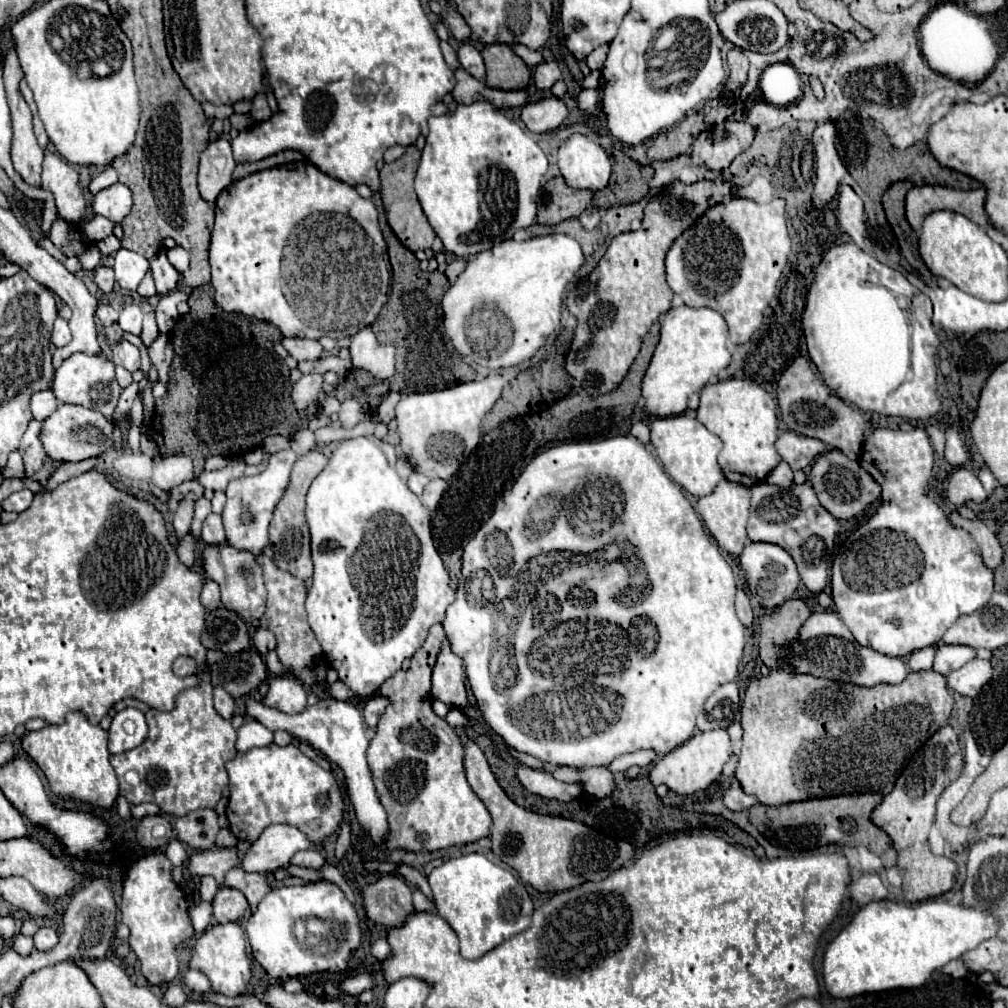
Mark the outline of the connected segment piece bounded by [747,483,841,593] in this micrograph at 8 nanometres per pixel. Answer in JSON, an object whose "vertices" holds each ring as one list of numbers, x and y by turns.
{"vertices":[[769,483,755,485,751,489,751,517,749,517,747,531,749,531,751,541,769,541,769,543,777,543,777,545,785,547,785,551,789,551,789,555,793,557,793,561,799,569,799,575,801,575,801,579,809,591,821,593,825,589,829,569,831,569,831,561,833,561,833,541,835,541,837,533,841,531,841,525,819,503,819,499,817,499,817,495,809,483,791,485,789,489,781,489,777,485,769,485]]}

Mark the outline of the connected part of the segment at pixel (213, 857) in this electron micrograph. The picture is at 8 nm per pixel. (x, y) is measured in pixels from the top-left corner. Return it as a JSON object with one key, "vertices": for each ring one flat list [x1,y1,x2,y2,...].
{"vertices":[[215,849,215,851,203,851,189,857,189,873,193,877,213,875,217,881,217,887,225,887,225,875,229,869,237,867,241,861,237,857,235,849]]}

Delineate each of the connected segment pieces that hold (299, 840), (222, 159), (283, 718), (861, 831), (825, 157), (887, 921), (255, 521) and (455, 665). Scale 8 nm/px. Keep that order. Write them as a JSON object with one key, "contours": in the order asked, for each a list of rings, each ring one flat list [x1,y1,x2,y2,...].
{"contours":[[[269,825,243,857,243,869,249,873,273,873,287,867,297,851,315,847,313,841,293,825]],[[225,137,215,139,203,151,199,161,199,193,205,201,215,203,217,195,233,181,235,159,231,155,231,143]],[[247,697,245,701,245,711,249,717,257,719,259,723,263,723,267,729,271,731,287,731,293,737,297,737,303,743,309,743,313,749,319,749,321,753,325,753,329,757,329,761,337,763,343,773,345,773,345,783,347,783,347,793,349,799,355,807,357,819,363,825,365,831,369,831,369,837,375,843,383,843,385,835,389,831,389,823,387,823,387,815,385,809,381,807,375,787,373,787,373,779,369,775,369,767,367,767,367,759,365,759,365,751,369,747,369,739,365,735,365,725,363,725,363,715,361,711,349,703,349,701,339,701,335,697,323,697,321,701,317,701,315,705,307,707,303,713,299,715,287,715,279,709,267,707,263,701,257,701,253,697]],[[865,793,865,795,843,795,843,797,829,797,829,799,807,799,801,803,787,803,785,807,765,807,761,803,749,809,749,821,769,839,769,843,789,849,793,853,807,853,827,843,823,831,831,827,841,827,845,833,845,845,857,847,863,845,869,851,877,853,883,859,895,859,895,849,889,845,891,839,881,831,877,825,871,823,871,811,881,803,879,793]],[[831,121,819,123,813,131,813,147,815,147,815,173,817,183,813,191,815,207,823,207,837,193,839,181,847,173,845,165,839,161,835,149,835,127]],[[891,899,863,905,851,923,829,943,823,957,823,981,833,997,853,997,899,987,919,987,933,971,997,933,997,919,987,911,927,899,915,905]],[[291,449,277,451,271,455,267,469,261,471,259,475,229,481,229,487,225,491,227,505,223,511,223,525,225,525,229,543,233,543,235,547,241,547,245,551,253,551,255,555,261,555,263,547,269,545,267,531,269,531,269,523,273,517,273,509,275,509,277,501,283,497,283,491,289,483,289,473,291,473,295,459,297,459,297,455]],[[443,639,435,669,433,669,433,687,431,695,445,703,449,709,469,707,469,697,465,689,465,669,463,659,451,651,447,639]]]}

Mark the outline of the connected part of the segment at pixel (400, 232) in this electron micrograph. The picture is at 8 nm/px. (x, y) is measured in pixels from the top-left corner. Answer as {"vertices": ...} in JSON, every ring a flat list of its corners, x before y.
{"vertices":[[411,145,405,149,405,153,397,161,387,163,381,169,381,197,383,197,383,205,387,211,387,221,389,221,391,229,395,231,395,235,401,239,401,243,405,247,409,247,411,251,419,251,419,249,427,251,427,249,431,249,433,239,435,239,435,231,429,225,429,221,421,209,421,203,413,191,413,177,419,167,419,159,421,159,421,151,415,145]]}

